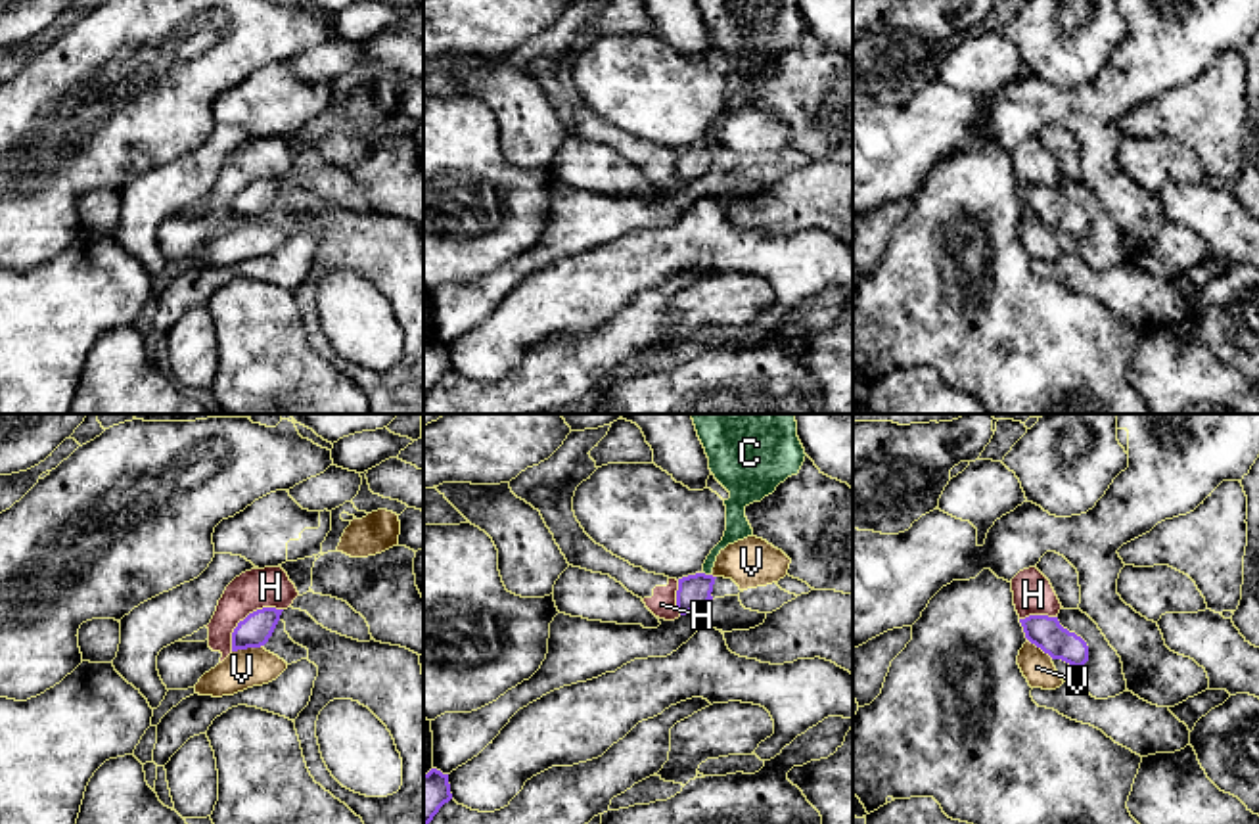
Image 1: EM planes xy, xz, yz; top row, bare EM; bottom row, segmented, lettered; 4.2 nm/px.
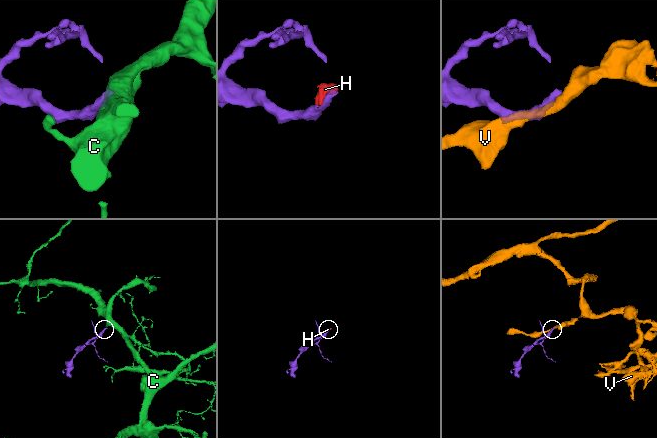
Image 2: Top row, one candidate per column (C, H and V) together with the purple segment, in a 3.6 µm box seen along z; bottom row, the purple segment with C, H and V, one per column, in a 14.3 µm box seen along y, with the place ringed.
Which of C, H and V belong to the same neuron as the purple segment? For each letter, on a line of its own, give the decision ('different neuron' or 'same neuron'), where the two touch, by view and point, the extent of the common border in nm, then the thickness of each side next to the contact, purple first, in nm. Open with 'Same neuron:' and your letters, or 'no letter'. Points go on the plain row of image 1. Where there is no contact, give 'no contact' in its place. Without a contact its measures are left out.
Same neuron: C
C: same neuron; contact xz (704, 144); length 40 nm; calibres 140 and 100 nm
H: different neuron; contact xy (248, 186); length 280 nm; calibres 140 and 170 nm
V: different neuron; contact xy (246, 219); length 130 nm; calibres 140 and 170 nm

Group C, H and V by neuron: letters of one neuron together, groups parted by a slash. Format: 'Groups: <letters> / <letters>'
Groups: C / H / V

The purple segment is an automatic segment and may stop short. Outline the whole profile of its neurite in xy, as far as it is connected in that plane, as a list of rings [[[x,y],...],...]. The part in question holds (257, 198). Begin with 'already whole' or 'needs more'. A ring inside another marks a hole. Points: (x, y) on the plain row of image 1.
already whole | [[[263,178],[249,184],[232,203],[232,222],[261,218],[272,207],[284,180]]]

